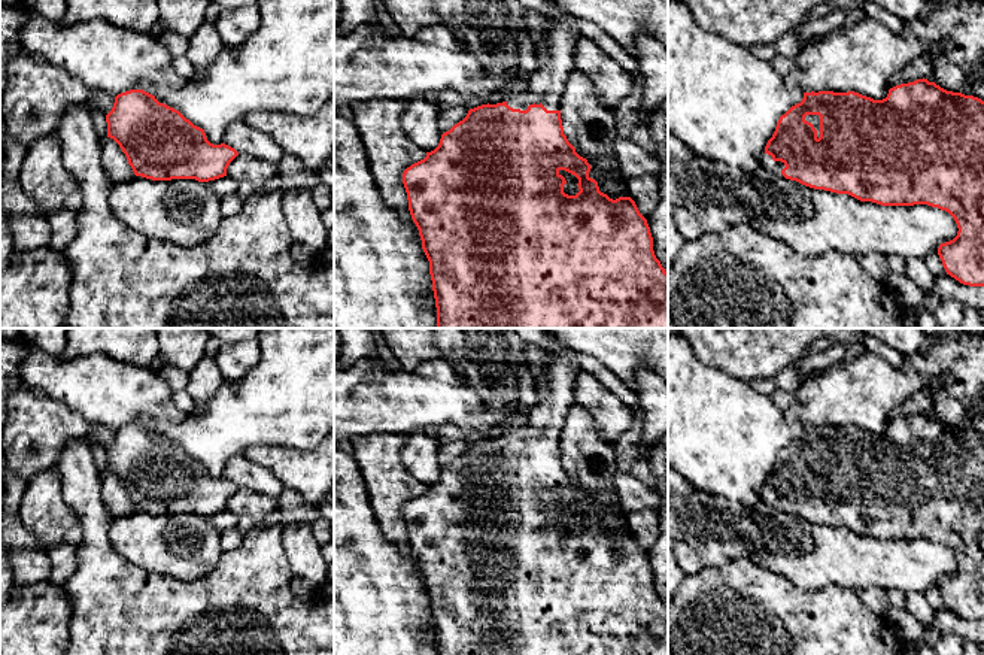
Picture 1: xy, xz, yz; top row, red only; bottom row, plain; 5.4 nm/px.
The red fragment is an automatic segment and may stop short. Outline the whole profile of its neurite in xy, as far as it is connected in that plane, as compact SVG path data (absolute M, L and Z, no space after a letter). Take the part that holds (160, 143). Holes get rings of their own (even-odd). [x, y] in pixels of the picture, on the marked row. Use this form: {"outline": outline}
{"outline": "M143 90L118 94L112 110L106 115L106 122L107 137L119 145L134 175L152 181L215 181L227 176L230 163L239 155L234 148L225 143L210 143L203 128Z"}

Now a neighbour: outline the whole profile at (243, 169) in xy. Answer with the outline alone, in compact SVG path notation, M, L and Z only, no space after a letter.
M239 154L227 169L227 176L239 184L247 182L259 185L264 179L277 173L277 166L271 166L246 154Z

